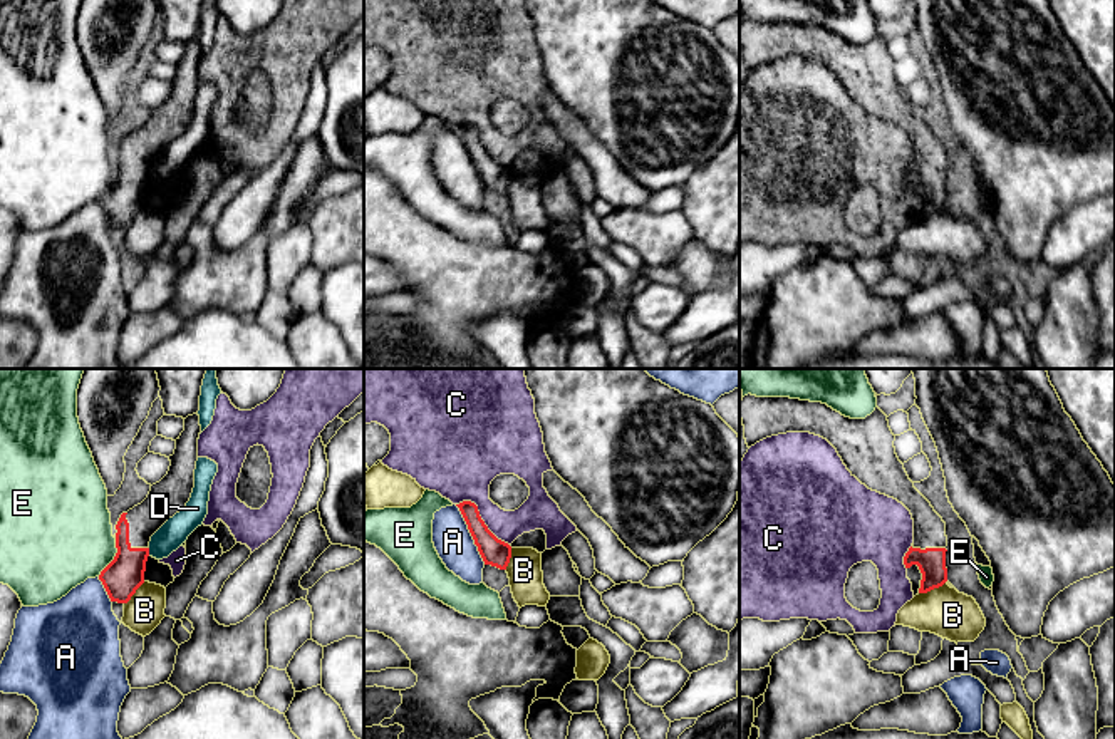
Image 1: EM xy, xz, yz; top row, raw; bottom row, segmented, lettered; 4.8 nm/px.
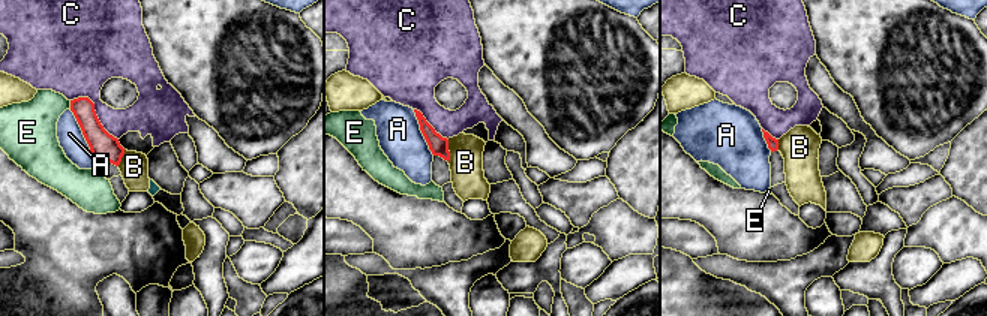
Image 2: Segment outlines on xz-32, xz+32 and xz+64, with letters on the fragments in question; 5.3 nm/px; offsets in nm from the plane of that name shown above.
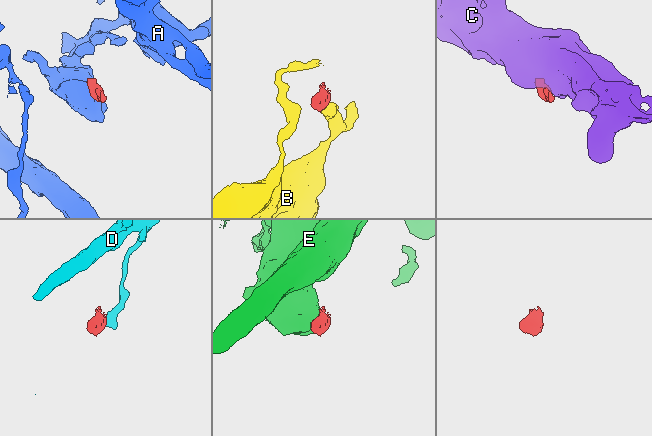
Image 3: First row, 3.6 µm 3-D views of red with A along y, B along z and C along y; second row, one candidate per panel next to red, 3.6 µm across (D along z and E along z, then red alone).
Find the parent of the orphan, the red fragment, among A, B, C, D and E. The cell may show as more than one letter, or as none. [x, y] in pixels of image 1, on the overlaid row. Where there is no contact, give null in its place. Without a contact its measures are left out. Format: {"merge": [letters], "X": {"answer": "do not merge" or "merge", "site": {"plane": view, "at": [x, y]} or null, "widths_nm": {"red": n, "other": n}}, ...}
{"merge": [], "A": {"answer": "do not merge", "site": {"plane": "xz", "at": [471, 535]}, "widths_nm": {"red": 130, "other": 190}}, "B": {"answer": "do not merge", "site": {"plane": "yz", "at": [933, 589]}, "widths_nm": {"red": 140, "other": 240}}, "C": {"answer": "do not merge", "site": {"plane": "xz", "at": [480, 518]}, "widths_nm": {"red": 130, "other": 300}}, "D": {"answer": "do not merge", "site": {"plane": "xy", "at": [148, 552]}, "widths_nm": {"red": 180, "other": 140}}, "E": {"answer": "do not merge", "site": {"plane": "xy", "at": [114, 557]}, "widths_nm": {"red": 180, "other": 440}}}

